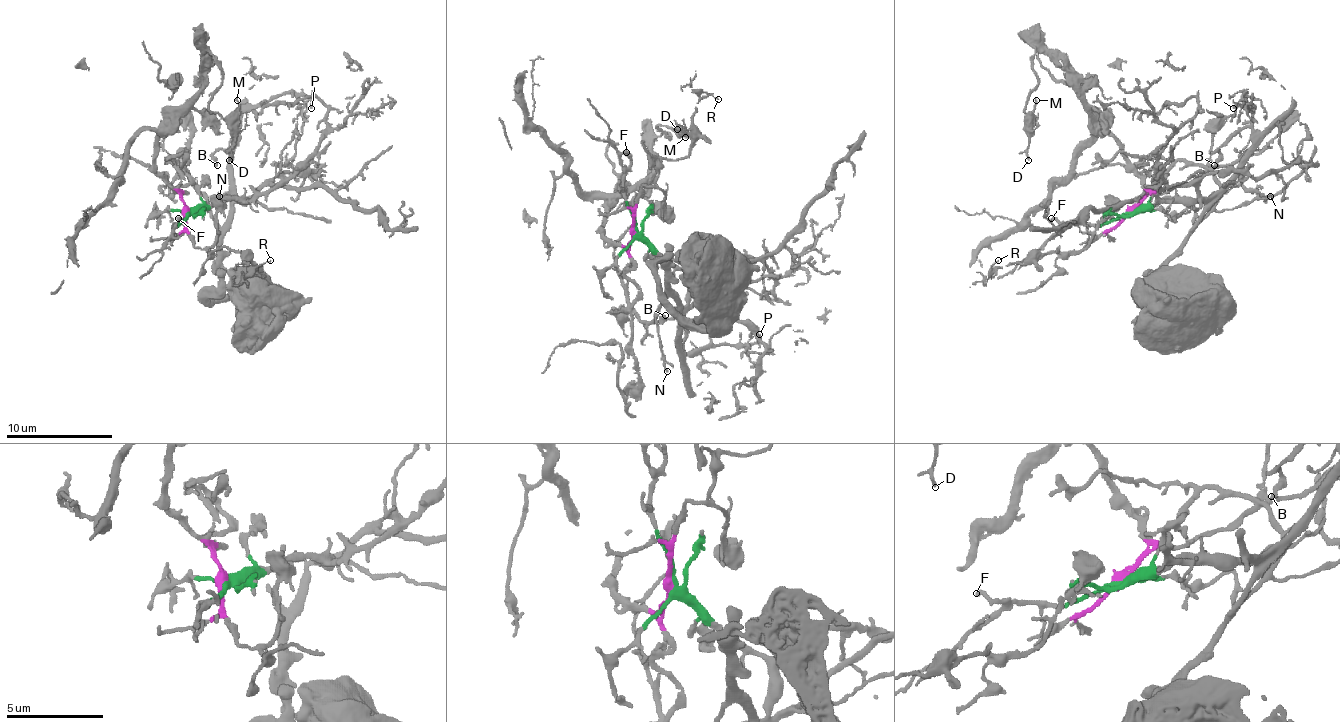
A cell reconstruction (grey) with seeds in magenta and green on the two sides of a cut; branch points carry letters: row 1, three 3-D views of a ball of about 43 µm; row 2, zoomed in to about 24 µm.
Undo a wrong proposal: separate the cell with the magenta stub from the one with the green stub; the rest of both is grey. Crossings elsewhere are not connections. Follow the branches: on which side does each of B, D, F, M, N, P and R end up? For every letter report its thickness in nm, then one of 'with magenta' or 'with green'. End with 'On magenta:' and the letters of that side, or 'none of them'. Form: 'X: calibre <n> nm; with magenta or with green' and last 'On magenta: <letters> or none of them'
B: calibre 280 nm; with green
D: calibre 80 nm; with magenta
F: calibre 200 nm; with green
M: calibre 120 nm; with magenta
N: calibre 110 nm; with green
P: calibre 130 nm; with green
R: calibre 70 nm; with magenta
On magenta: D, M, R

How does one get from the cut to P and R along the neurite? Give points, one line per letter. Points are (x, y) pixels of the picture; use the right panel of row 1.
P: (1128, 214), (1173, 198), (1208, 198), (1237, 168), (1251, 144), (1251, 112), (1243, 94), (1232, 107)
R: (1131, 214), (1096, 235), (1082, 251), (1058, 249), (1029, 254), (1021, 262), (1002, 267), (994, 265), (997, 259)

